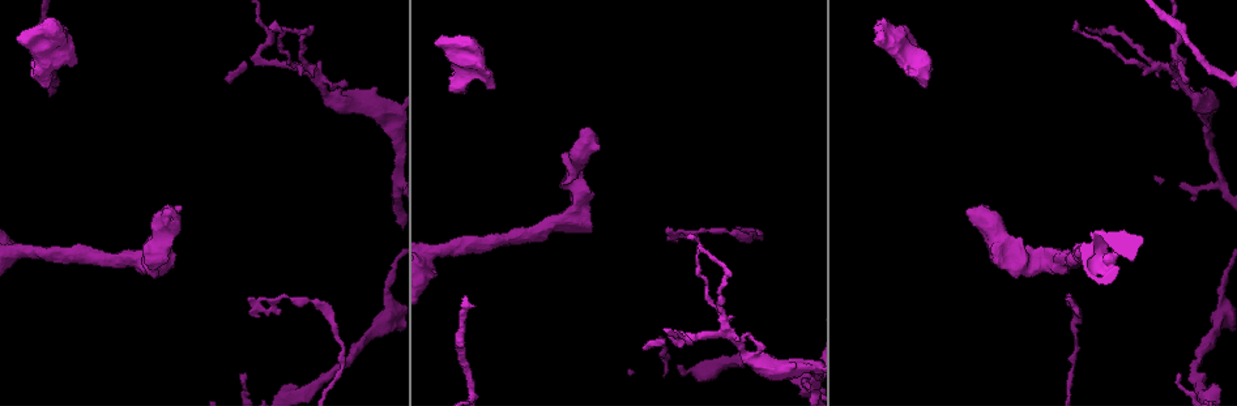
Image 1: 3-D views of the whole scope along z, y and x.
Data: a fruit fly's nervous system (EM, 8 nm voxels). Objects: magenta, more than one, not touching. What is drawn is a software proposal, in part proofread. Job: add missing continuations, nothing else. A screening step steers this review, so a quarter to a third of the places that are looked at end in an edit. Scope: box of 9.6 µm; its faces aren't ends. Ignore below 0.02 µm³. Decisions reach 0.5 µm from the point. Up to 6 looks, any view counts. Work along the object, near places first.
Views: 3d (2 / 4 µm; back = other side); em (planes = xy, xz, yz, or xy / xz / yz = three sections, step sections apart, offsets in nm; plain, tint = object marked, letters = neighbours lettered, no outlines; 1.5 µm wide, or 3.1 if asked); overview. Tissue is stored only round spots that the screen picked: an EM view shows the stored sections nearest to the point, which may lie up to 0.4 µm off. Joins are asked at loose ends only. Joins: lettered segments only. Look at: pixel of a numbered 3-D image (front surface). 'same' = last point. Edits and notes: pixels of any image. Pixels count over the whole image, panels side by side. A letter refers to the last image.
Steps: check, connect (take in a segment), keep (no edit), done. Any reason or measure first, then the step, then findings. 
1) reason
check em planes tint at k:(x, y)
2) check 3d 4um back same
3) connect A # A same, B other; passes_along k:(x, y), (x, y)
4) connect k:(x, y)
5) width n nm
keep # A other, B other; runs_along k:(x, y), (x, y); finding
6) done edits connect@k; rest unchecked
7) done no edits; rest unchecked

branch stops here
check em planes letters at 1:(492, 89)

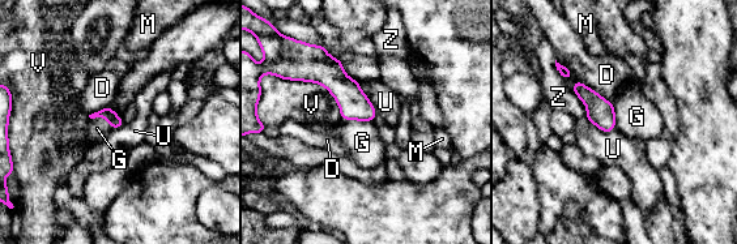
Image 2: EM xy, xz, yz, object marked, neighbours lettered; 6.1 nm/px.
longest_contact V 420 nm
keep # D other, G other, M other, U other, V other, Z other; no lettered segment goes on from it

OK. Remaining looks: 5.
tapers out
check em planes letters at 1:(1188, 82)

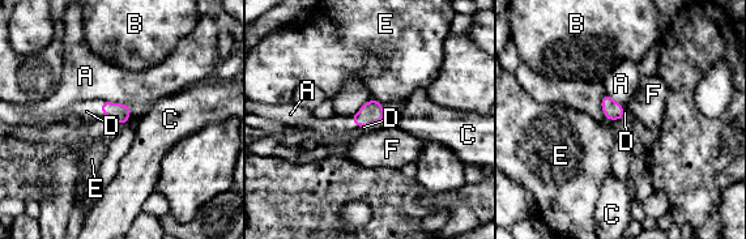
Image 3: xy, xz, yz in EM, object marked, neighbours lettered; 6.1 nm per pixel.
width 120 nm
connect 3:(86, 111) # A other, B other, C other, D same, E other, F other; passes_along 3:(119, 112), (102, 109), (86, 111); the neuron continues

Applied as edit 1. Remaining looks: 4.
done edits connect@3; rest unchecked

